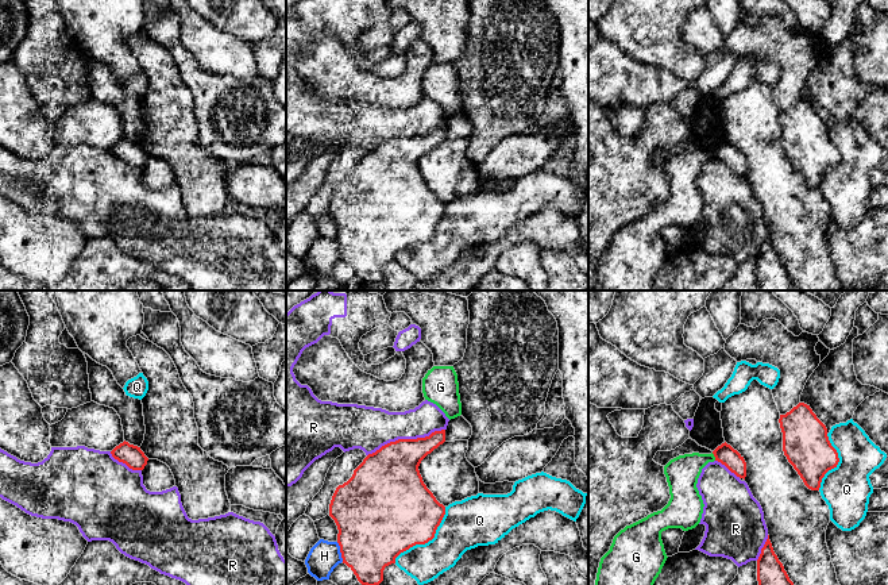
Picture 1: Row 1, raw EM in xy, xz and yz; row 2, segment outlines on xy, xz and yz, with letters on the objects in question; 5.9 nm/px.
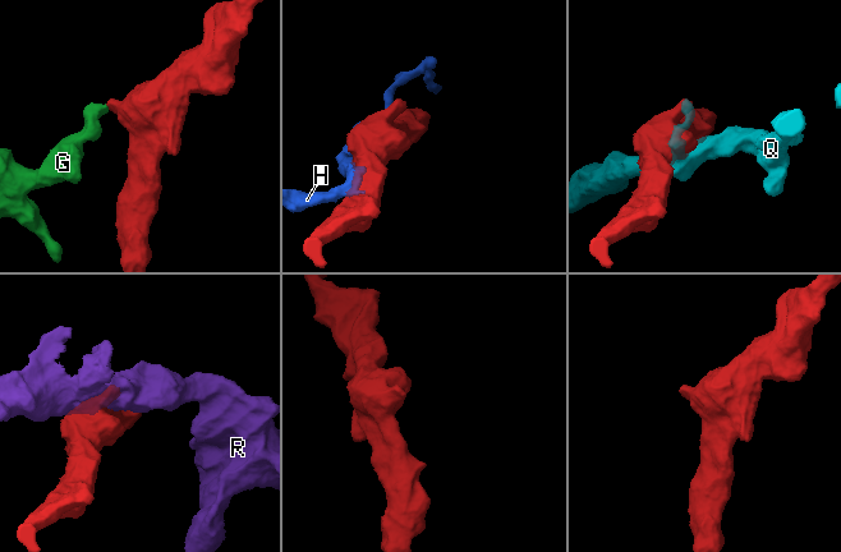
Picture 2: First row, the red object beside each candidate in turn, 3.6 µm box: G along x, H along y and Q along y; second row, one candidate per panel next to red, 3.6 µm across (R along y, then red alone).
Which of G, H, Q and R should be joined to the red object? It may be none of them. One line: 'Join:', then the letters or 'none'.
Join: none

